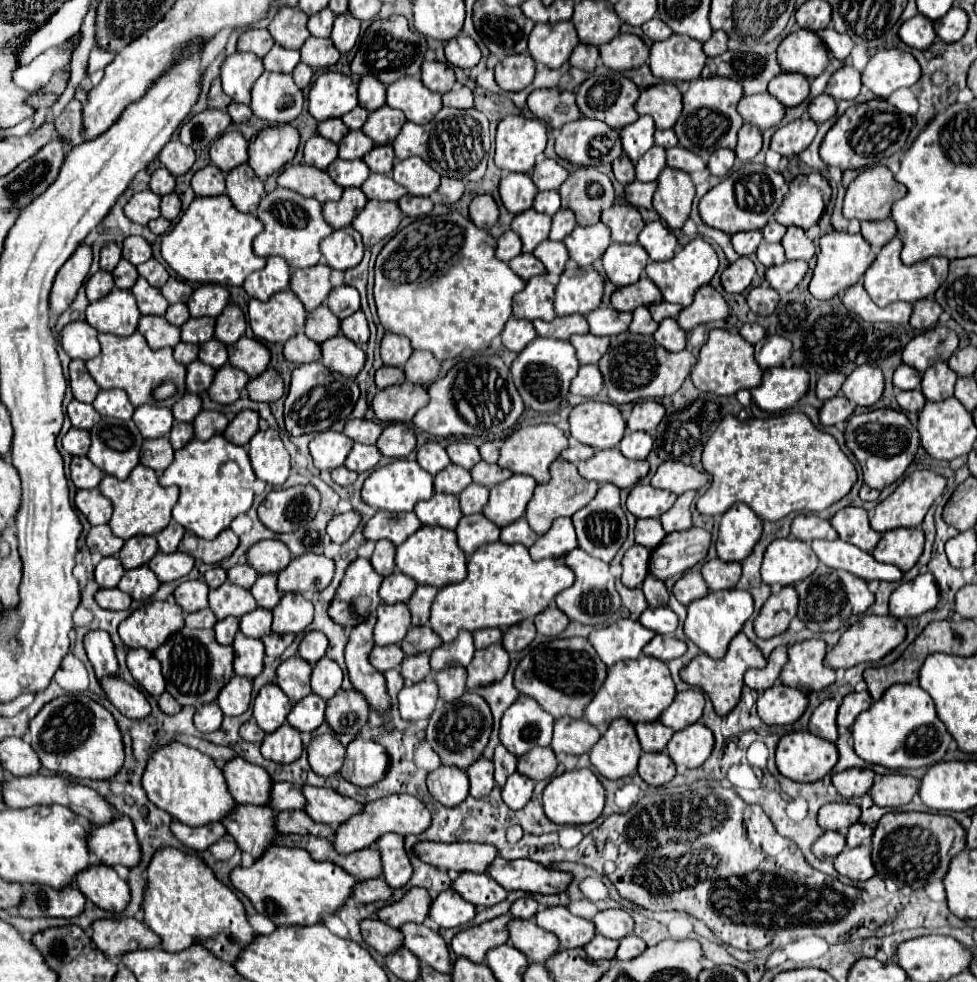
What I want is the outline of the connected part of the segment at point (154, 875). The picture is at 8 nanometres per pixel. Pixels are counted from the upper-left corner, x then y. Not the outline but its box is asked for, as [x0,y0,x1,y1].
[141,848,255,964]

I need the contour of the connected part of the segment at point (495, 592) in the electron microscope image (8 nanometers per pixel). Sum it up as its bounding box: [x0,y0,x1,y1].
[429,542,575,642]

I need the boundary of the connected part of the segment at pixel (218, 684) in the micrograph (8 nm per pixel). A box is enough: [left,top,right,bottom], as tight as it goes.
[153,628,235,708]

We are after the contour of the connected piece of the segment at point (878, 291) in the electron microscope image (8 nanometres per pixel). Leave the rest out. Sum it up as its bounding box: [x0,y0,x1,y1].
[865,236,949,306]

